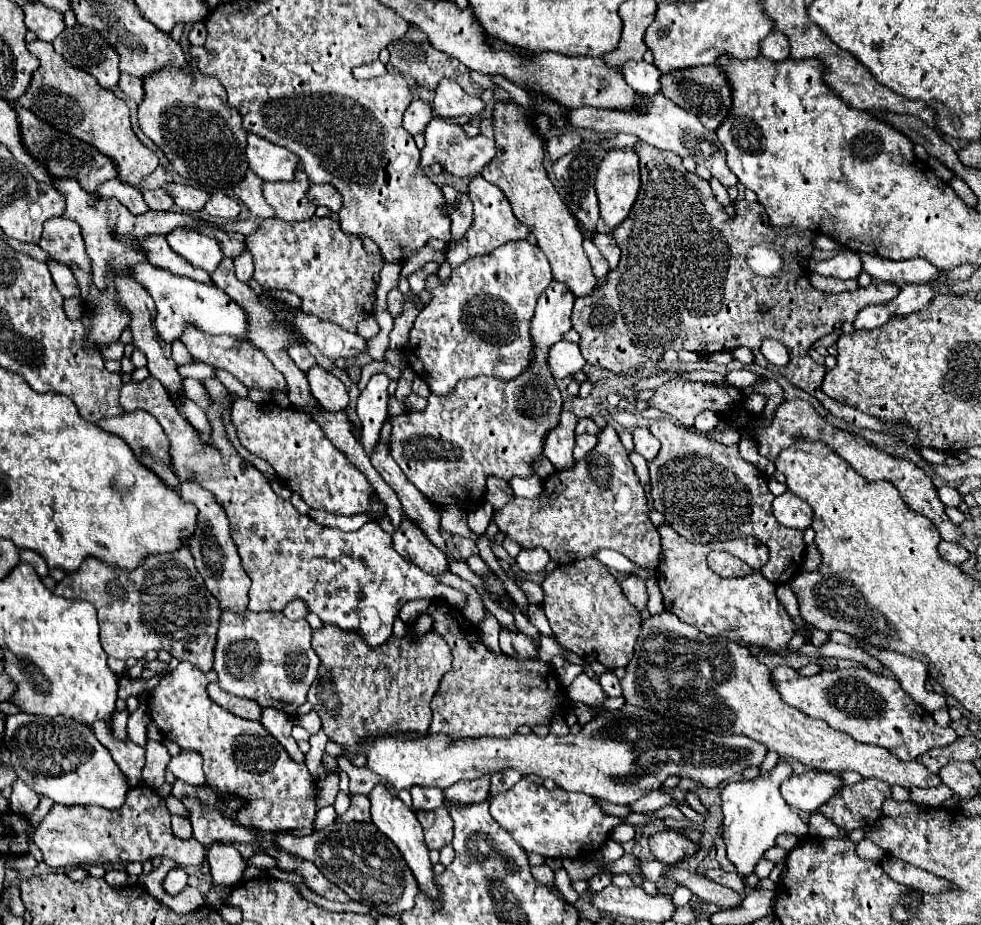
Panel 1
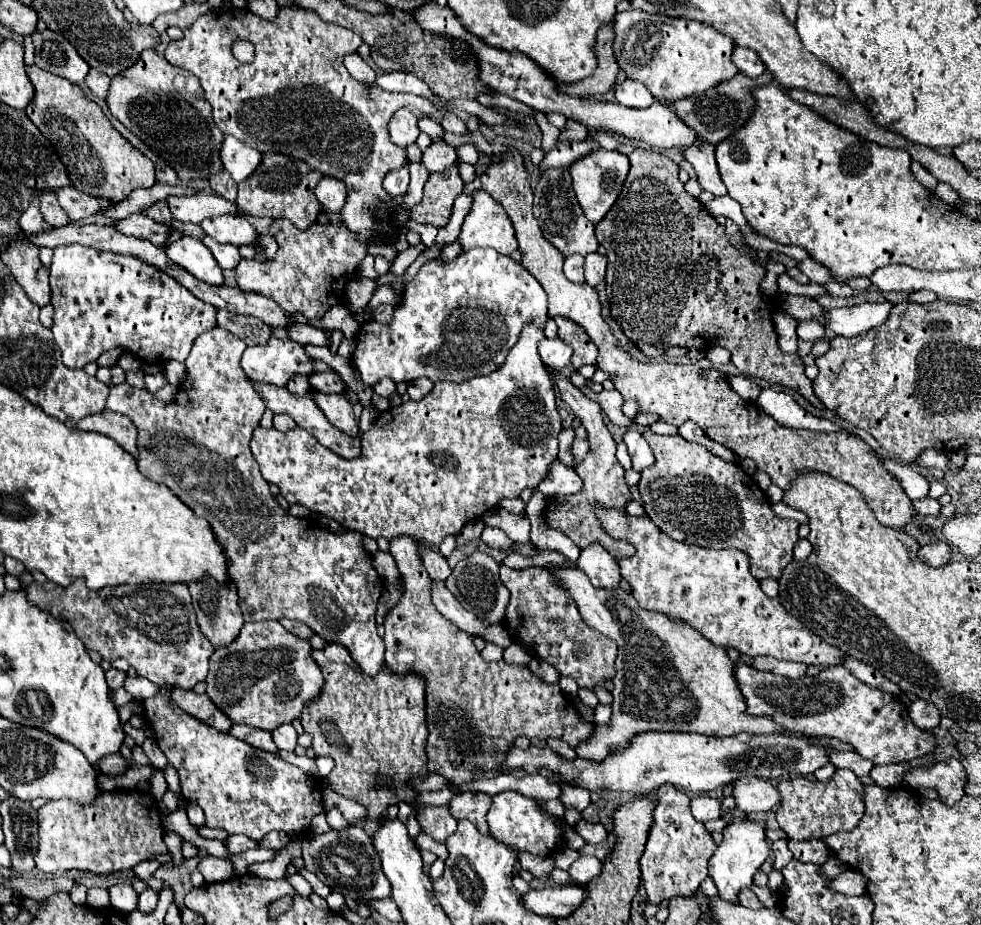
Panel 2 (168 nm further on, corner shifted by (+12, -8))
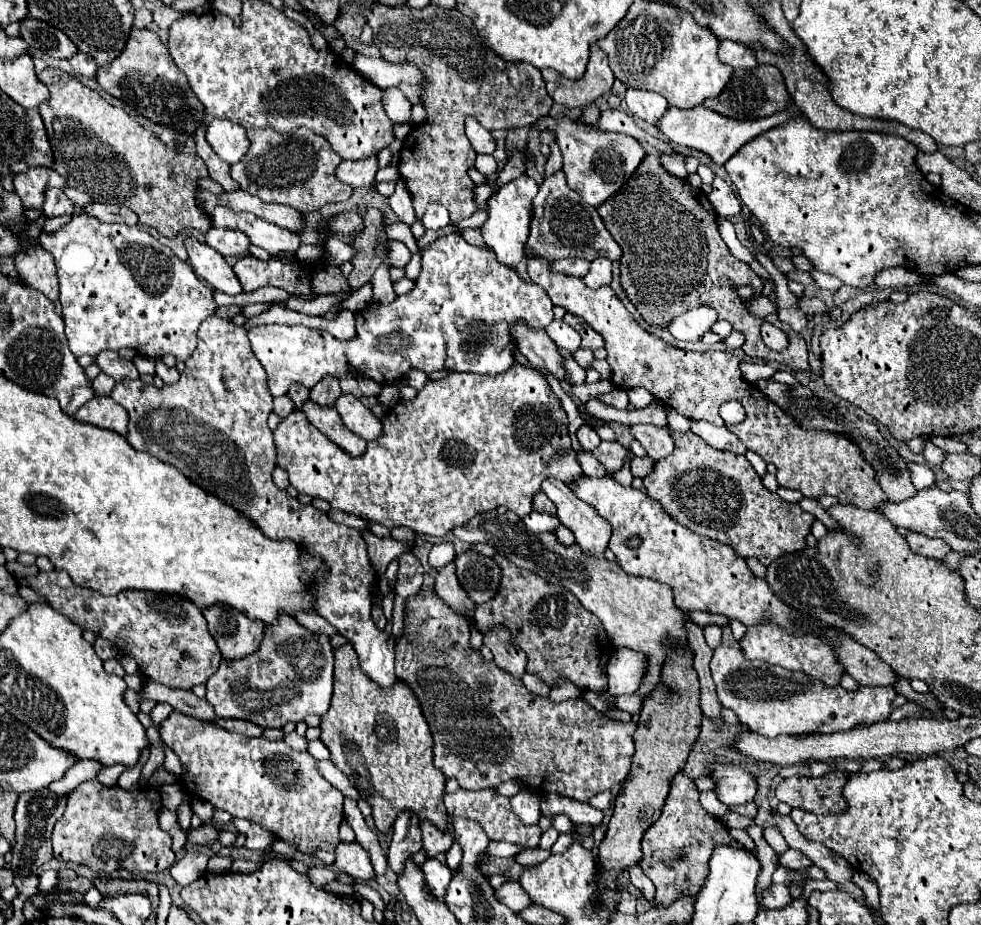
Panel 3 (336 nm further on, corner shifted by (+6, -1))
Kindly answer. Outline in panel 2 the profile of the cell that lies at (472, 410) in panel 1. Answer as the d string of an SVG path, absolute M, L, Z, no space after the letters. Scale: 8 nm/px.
M527 326L507 354L507 362L495 374L461 384L435 382L425 398L389 406L377 416L373 428L361 434L361 458L345 460L301 428L279 432L257 426L251 438L251 452L263 478L277 484L289 504L307 506L311 512L319 512L343 528L357 530L369 538L385 536L393 540L409 536L439 546L445 536L459 534L467 522L497 508L503 498L519 498L525 488L537 488L549 474L551 462L557 460L561 418L555 406L553 382L537 352L541 338L545 338L543 330Z

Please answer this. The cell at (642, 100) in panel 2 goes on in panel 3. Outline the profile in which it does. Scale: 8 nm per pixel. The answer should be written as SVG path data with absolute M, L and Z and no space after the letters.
M631 87L625 93L625 103L631 113L635 113L637 117L641 117L643 121L647 121L651 125L655 125L657 119L661 119L661 115L669 107L669 103L661 95L657 95L653 91L631 89Z

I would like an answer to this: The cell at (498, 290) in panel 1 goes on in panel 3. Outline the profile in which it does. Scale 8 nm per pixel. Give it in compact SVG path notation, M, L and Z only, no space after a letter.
M451 233L451 235L445 235L441 239L437 239L431 247L427 247L423 251L423 261L421 261L421 273L415 281L415 287L411 293L407 295L401 295L397 297L393 303L387 303L387 305L381 305L381 303L371 303L367 305L363 311L357 311L357 333L351 341L345 341L341 343L339 339L335 339L331 333L327 331L319 331L319 329L309 329L309 327L303 327L303 325L255 325L249 329L249 341L251 341L251 349L253 349L253 355L259 359L259 363L265 367L267 371L267 377L269 377L269 391L273 397L279 397L279 395L285 395L289 385L291 383L303 383L307 389L311 389L319 379L323 379L325 375L345 375L347 373L347 363L353 365L353 369L357 373L363 373L367 377L371 377L373 381L377 383L395 383L399 379L403 379L411 369L419 369L419 371L425 371L425 373L431 373L431 371L465 371L465 373L501 373L501 371L507 371L507 367L511 367L515 363L515 351L517 351L517 339L513 337L511 333L511 325L517 323L517 321L523 321L529 329L545 329L551 321L553 321L553 303L547 295L547 291L539 285L535 285L533 281L525 281L515 269L511 267L505 267L497 261L495 253L491 247L475 247L475 245L469 245L459 233Z

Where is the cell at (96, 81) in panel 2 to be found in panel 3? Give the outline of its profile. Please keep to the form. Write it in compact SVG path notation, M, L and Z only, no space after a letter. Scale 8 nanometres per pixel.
M77 53L69 63L71 63L75 75L83 75L83 77L95 77L97 69L99 69L97 63L85 53Z

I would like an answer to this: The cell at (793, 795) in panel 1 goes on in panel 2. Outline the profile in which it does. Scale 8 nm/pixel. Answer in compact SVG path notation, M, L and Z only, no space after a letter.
M757 776L735 780L733 782L733 798L735 798L737 808L745 814L769 812L781 802L777 788L769 780L757 778Z

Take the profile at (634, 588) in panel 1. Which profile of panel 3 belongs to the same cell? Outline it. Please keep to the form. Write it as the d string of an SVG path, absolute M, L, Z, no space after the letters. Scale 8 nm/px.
M553 477L545 479L543 481L543 493L555 503L557 515L559 515L561 523L575 533L575 539L577 539L577 545L581 547L581 551L585 555L603 555L605 549L607 549L607 545L609 545L609 539L611 539L611 527L609 527L609 523L591 505L587 505L581 499L577 499L573 495L573 491L563 481L559 481L559 479L553 479Z

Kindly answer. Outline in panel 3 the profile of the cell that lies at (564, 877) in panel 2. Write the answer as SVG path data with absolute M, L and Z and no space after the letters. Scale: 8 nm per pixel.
M493 841L489 843L487 852L489 856L497 857L516 857L516 855L521 851L522 847L516 844L511 844L505 841Z

